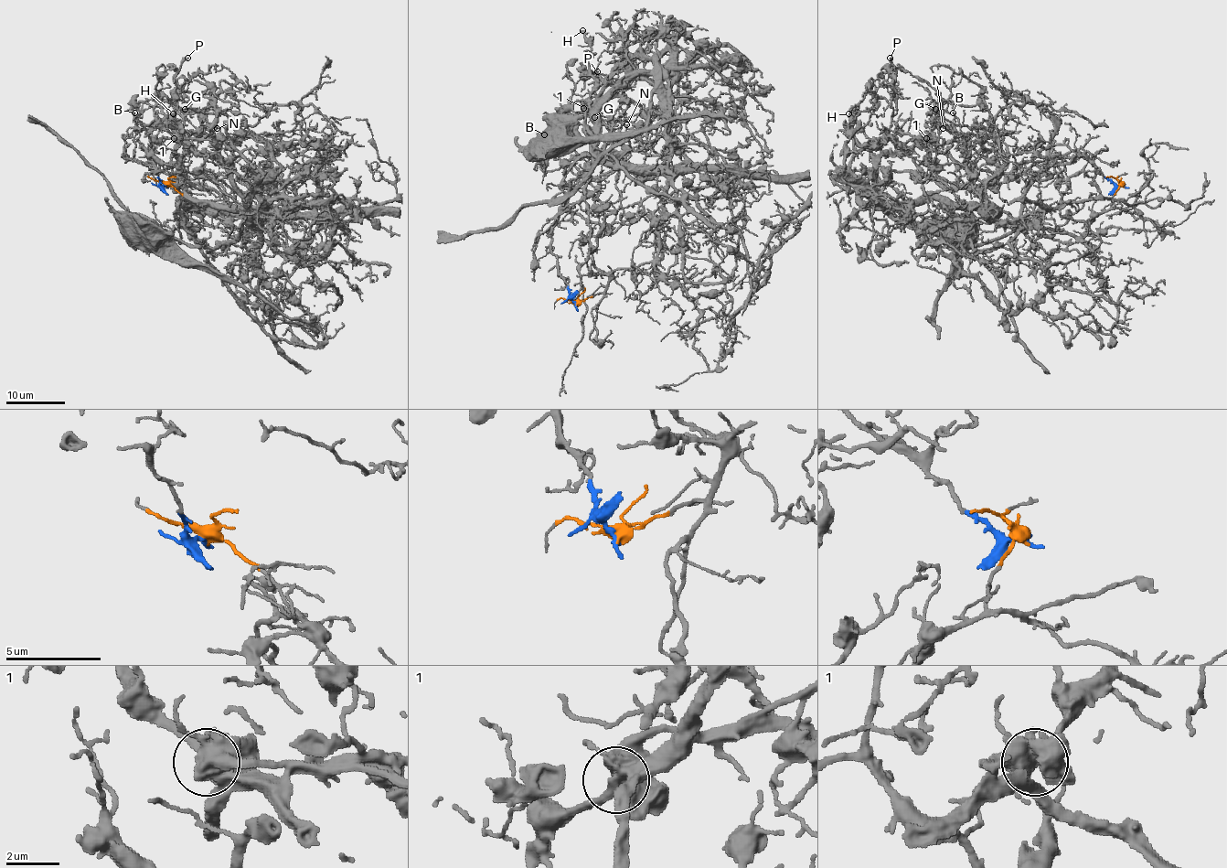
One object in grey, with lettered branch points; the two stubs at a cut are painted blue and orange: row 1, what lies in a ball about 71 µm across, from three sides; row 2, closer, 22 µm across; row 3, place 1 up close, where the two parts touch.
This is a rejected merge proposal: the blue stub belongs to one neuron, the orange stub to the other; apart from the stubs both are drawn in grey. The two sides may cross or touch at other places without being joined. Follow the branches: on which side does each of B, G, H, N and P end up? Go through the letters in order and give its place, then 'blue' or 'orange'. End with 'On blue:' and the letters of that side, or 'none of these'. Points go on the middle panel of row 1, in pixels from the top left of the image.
B: (544, 134) | blue
G: (594, 117) | orange
H: (582, 30) | orange
N: (626, 124) | orange
P: (597, 71) | orange
On blue: B

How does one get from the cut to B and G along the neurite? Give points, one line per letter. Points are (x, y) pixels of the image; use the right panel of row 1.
B: (1123, 185), (1066, 144), (1044, 147), (1013, 171), (958, 166), (925, 138), (946, 121), (958, 123), (952, 112)
G: (1123, 185), (1078, 240), (1040, 226), (1002, 224), (982, 198), (997, 166), (935, 109)

